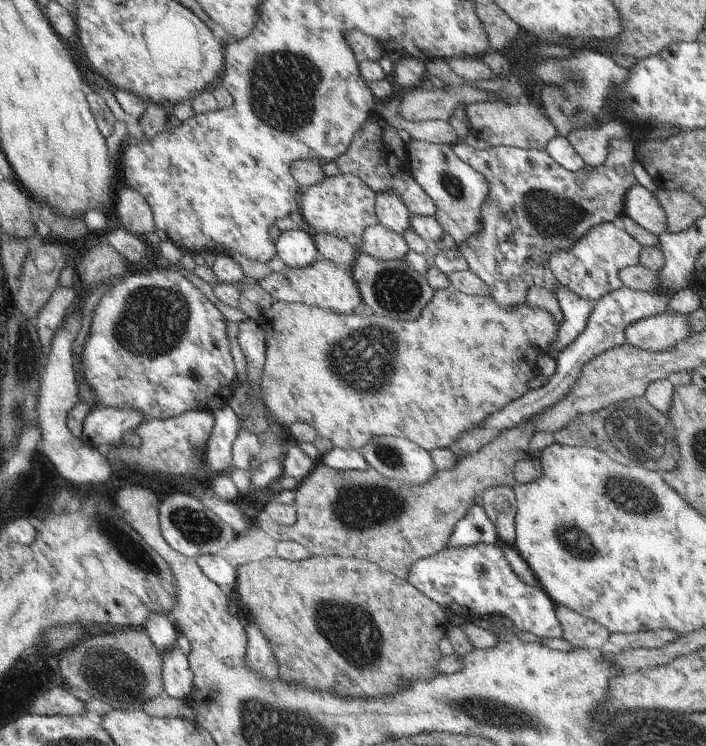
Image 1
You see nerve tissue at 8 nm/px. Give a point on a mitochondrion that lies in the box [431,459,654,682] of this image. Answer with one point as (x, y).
(576, 543)

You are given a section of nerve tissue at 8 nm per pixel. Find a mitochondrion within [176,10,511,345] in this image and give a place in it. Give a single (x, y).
(283, 87)

